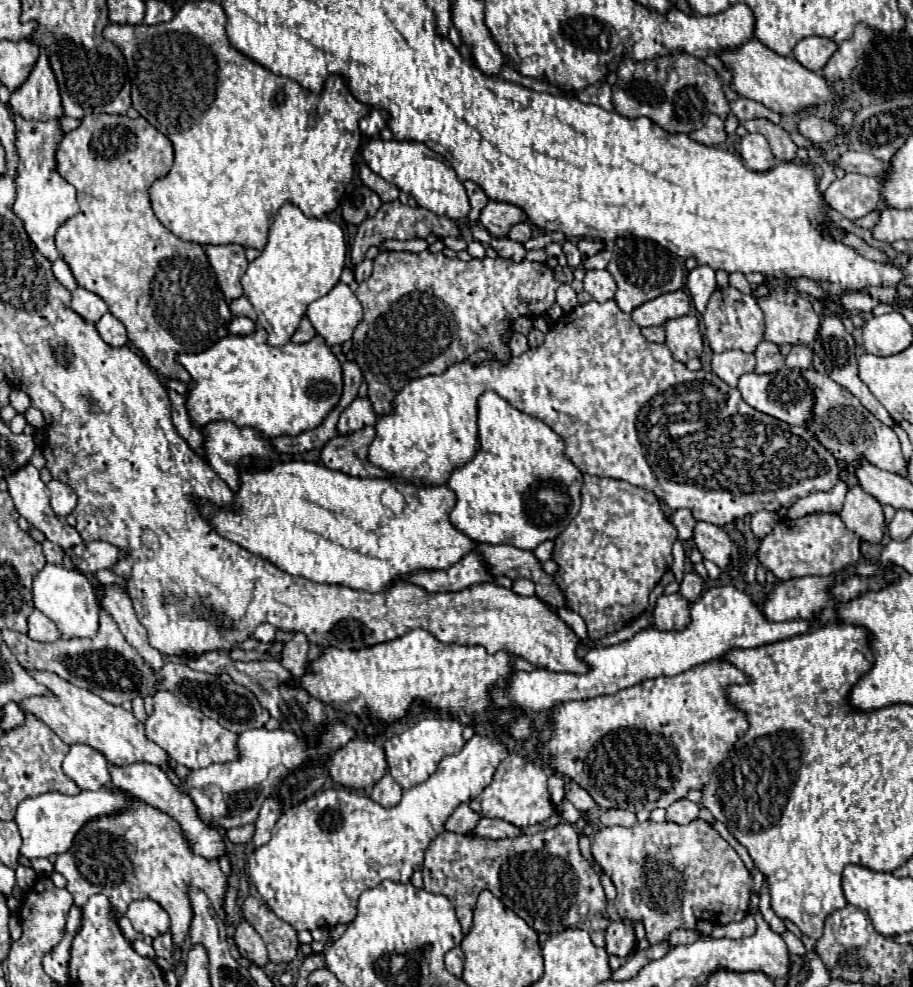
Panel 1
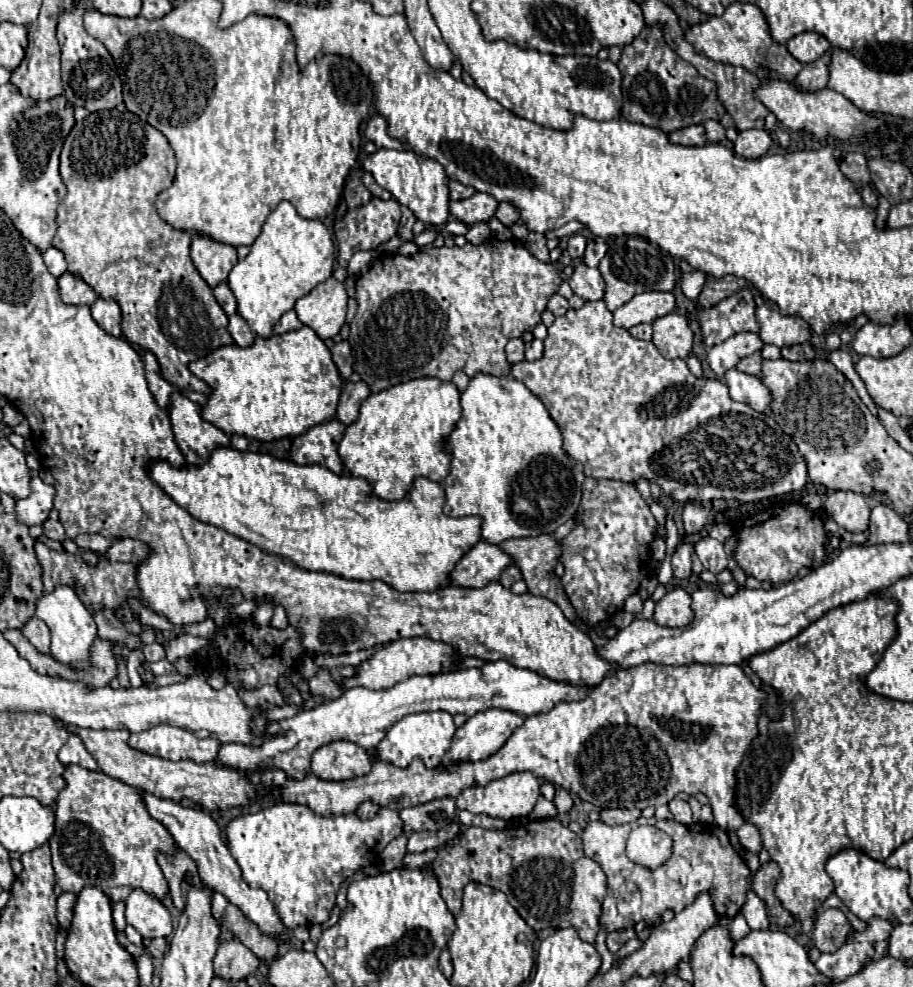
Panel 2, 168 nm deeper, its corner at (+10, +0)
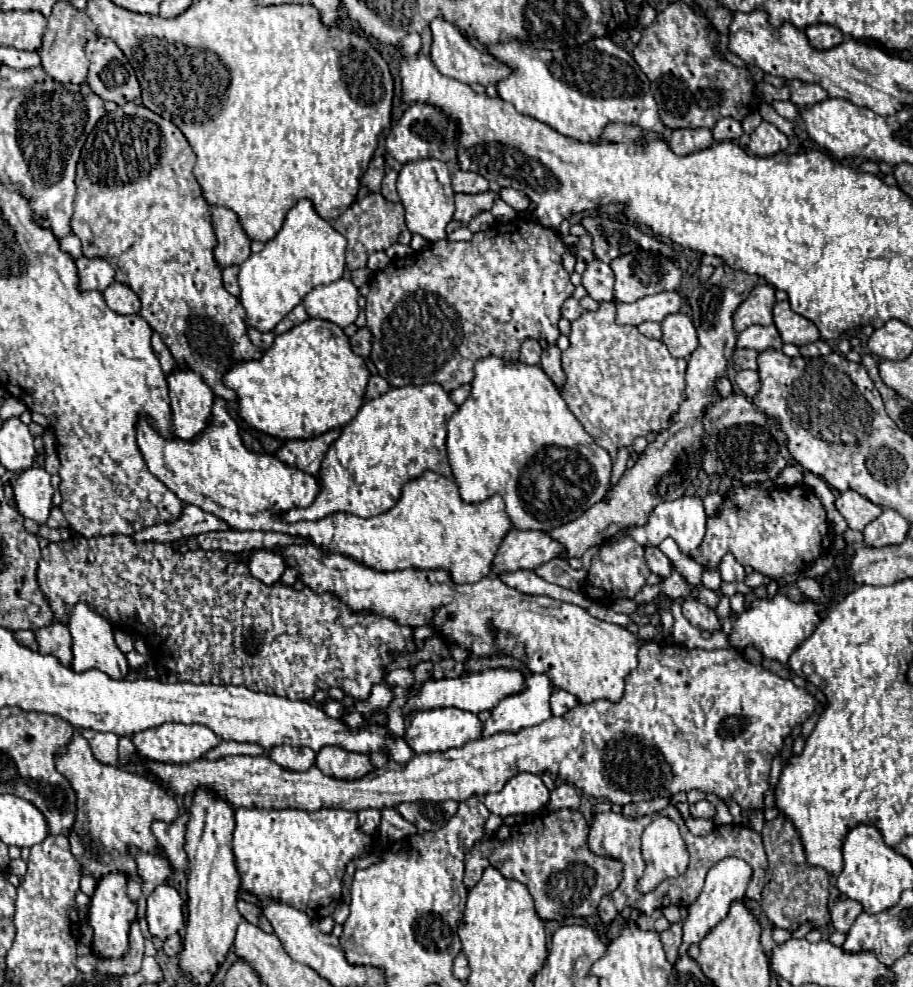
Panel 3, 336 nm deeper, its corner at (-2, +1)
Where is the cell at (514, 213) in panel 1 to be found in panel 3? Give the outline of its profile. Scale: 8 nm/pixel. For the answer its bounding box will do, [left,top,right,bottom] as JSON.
[455,189,497,223]

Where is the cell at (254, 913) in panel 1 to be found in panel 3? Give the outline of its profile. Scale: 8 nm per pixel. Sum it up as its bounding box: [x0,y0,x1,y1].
[237,901,273,933]

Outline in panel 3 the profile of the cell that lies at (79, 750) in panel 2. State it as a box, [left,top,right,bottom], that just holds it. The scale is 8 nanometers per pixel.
[81,729,119,765]

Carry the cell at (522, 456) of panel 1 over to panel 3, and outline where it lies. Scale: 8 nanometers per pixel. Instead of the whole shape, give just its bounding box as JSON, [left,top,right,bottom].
[447,357,611,531]

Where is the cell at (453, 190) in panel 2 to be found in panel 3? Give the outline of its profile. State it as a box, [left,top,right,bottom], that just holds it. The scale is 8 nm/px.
[451,169,489,193]

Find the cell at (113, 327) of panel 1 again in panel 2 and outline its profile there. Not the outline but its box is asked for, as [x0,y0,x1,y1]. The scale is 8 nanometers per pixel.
[91,298,121,336]

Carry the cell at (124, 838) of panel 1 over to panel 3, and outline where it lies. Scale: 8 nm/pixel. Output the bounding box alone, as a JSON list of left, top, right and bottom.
[55,731,179,883]

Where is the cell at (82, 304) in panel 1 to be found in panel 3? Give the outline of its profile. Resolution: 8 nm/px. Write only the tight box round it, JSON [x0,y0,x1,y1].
[77,257,115,293]

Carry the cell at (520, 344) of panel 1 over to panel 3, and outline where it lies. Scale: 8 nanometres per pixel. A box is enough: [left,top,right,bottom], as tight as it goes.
[519,339,541,365]

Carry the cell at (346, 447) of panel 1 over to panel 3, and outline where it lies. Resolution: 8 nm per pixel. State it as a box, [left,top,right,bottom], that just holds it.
[275,429,341,477]

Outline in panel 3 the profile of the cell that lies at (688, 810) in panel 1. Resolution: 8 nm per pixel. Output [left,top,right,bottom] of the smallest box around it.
[689,801,715,819]

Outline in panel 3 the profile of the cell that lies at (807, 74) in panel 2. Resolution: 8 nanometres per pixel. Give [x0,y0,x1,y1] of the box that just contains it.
[791,79,827,107]

